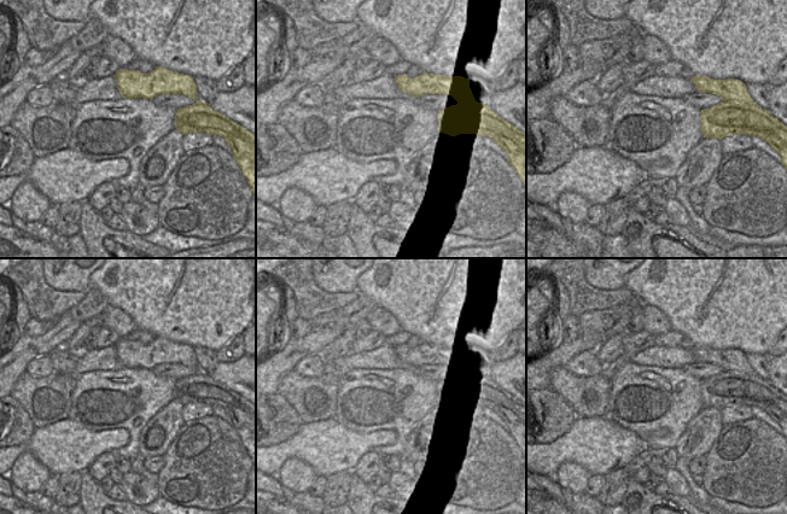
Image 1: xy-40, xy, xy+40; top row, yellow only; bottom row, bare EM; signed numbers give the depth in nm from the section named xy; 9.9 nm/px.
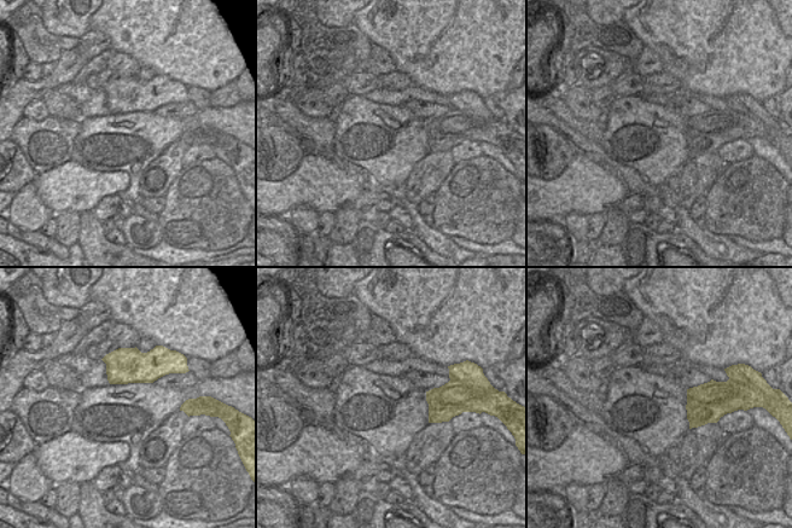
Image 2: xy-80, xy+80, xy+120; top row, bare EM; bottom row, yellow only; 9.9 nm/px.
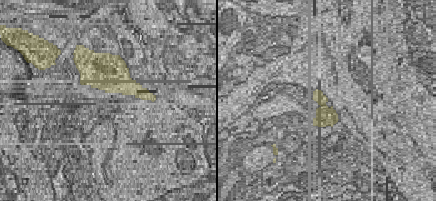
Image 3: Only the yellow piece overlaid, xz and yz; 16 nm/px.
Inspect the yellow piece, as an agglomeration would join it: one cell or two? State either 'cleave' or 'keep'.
keep

